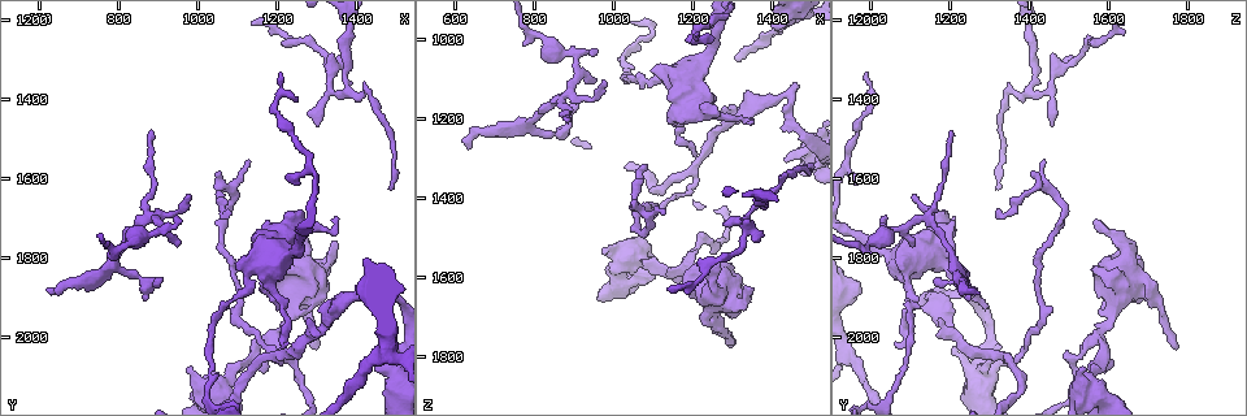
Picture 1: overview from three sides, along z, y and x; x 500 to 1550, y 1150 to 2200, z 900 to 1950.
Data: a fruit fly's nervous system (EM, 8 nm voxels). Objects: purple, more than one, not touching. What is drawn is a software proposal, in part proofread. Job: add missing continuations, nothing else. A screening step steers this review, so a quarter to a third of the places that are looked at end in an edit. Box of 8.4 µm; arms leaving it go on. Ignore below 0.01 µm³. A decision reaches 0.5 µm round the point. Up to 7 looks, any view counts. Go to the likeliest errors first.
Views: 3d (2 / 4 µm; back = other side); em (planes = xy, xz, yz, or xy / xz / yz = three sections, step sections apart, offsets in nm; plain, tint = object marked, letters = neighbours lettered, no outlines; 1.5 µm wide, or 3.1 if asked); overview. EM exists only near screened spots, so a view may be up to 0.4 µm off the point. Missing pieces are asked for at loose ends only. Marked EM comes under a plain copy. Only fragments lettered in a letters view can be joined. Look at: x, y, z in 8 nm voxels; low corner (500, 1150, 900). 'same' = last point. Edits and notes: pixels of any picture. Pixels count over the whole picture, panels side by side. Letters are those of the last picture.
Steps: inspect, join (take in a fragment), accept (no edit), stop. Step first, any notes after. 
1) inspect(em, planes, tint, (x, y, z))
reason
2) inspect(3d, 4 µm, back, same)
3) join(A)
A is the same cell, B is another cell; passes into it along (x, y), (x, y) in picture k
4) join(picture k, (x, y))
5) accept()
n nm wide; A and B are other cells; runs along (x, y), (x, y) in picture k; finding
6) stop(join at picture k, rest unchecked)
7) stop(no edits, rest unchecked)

inspect(em, planes, letters, (1270, 1705, 1565))
an open end

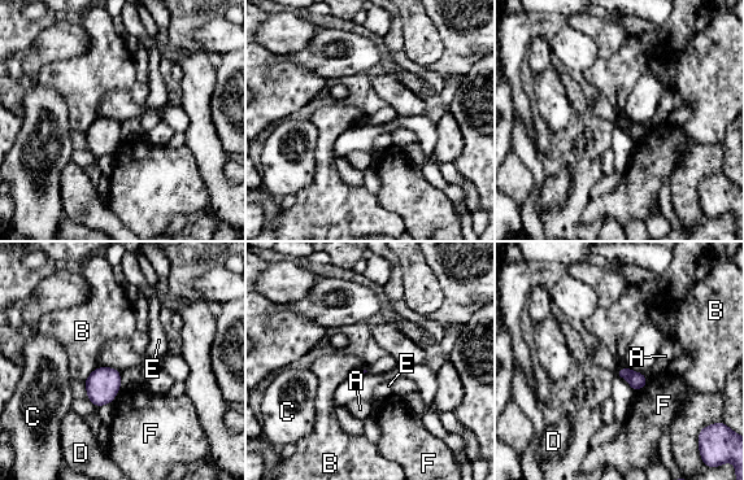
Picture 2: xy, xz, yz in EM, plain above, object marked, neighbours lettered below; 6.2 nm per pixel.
accept()
A, B, C, D, E and F are other cells; border along (98, 367), (83, 380) in picture 2; no lettered fragment goes on from it

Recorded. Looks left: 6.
inspect(em, xz, step 8, tint, (1290, 2025, 1775))
an open end

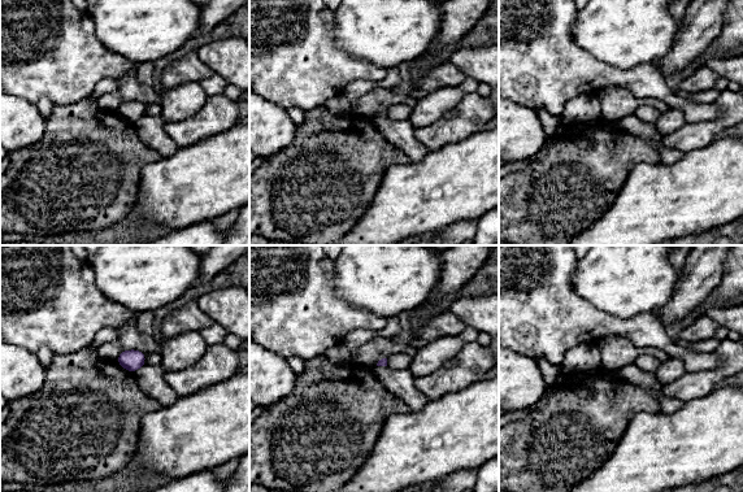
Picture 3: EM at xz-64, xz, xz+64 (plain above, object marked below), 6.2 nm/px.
inspect(em, xz, step 8, letters, same)
see the neighbours

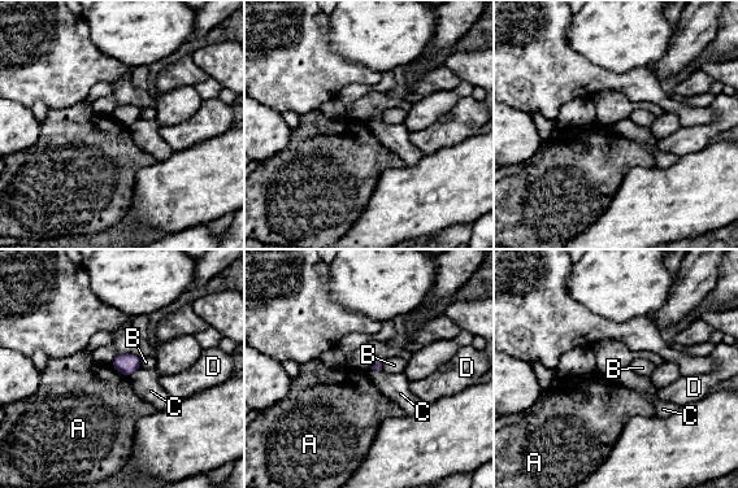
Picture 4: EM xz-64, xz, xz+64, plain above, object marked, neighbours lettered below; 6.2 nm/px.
accept()
A touches over 130 nm; A, B, C and D are other cells; no lettered fragment goes on from it

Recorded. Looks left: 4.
inspect(em, planes, letters, (1435, 2060, 1300))
free end

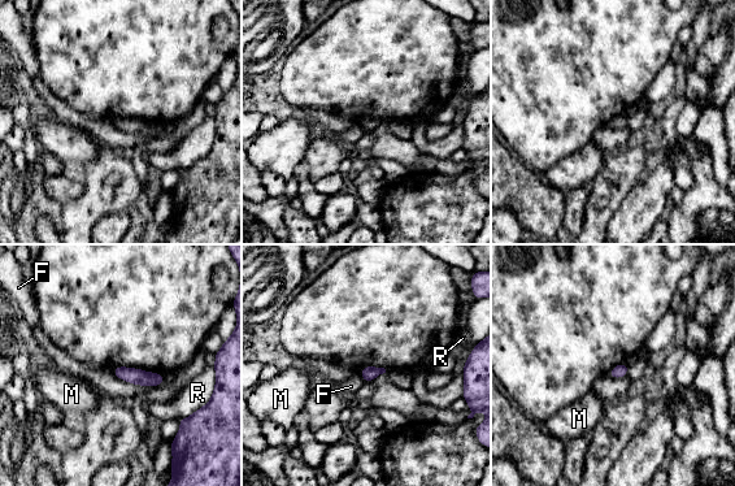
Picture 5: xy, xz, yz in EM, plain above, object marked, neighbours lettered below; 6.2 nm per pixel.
accept()
F, M and R are other cells; runs along (116, 370), (143, 378), (160, 380) in picture 5; no lettered fragment goes on from it

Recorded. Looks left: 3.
stop(no edits, rest unchecked)

